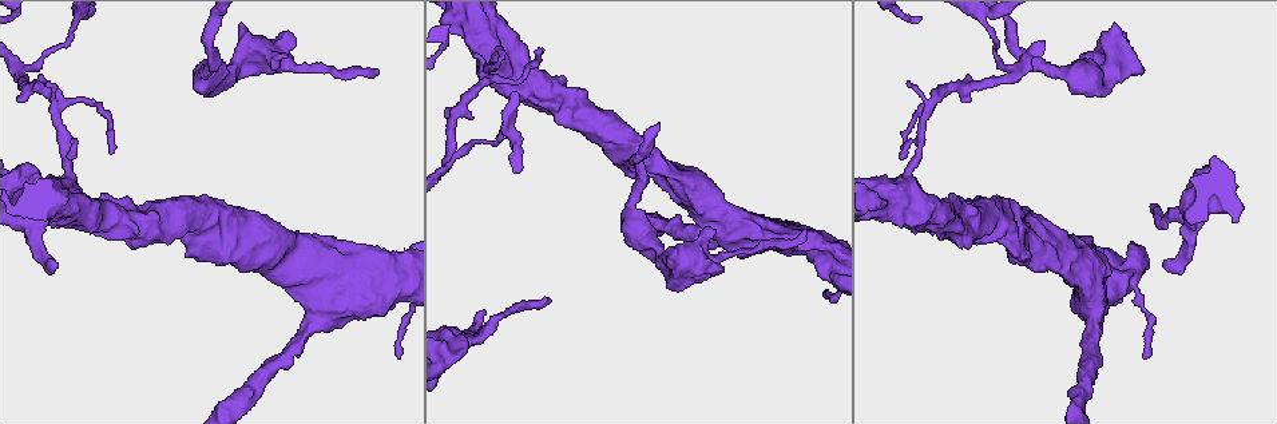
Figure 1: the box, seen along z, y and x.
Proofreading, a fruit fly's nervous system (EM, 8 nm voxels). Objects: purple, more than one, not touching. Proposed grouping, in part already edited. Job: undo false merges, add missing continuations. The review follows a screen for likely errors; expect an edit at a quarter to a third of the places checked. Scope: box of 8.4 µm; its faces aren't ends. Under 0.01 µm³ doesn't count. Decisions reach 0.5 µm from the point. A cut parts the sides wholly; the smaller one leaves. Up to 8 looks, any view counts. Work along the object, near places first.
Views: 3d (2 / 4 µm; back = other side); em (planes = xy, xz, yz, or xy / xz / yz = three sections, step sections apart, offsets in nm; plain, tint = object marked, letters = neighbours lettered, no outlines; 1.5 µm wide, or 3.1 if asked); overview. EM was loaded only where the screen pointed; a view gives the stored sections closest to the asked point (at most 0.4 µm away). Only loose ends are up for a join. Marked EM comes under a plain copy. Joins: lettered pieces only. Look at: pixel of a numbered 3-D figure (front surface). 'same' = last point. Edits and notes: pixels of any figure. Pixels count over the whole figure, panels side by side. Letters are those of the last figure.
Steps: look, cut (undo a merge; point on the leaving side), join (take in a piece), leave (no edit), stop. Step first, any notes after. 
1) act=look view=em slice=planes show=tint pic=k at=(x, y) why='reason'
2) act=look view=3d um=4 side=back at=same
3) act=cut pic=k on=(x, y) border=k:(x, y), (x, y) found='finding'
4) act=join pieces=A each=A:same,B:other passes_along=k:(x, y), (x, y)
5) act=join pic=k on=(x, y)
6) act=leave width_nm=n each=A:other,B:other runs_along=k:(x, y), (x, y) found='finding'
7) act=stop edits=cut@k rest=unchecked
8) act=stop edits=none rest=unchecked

act=look view=em slice=planes show=letters pic=1 at=(484, 310) why='free end'

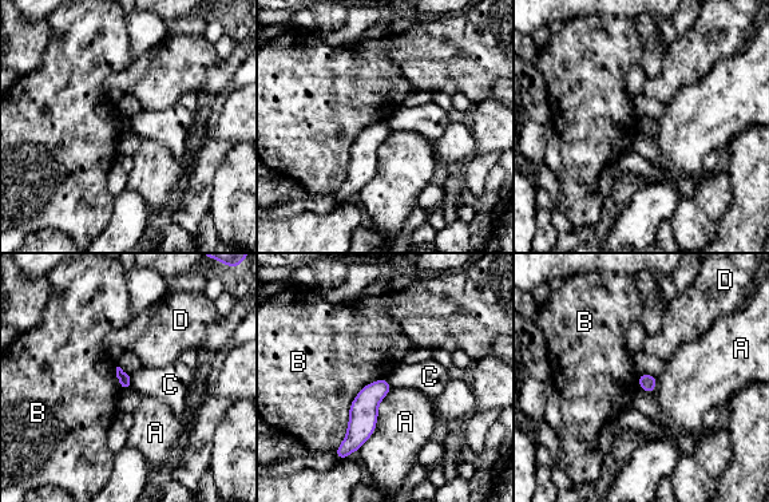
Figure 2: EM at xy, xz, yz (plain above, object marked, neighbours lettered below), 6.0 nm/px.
act=leave each=A:other,B:other,C:other,D:other runs_along=2:(383, 382), (344, 450) found='no lettered piece goes on from it'

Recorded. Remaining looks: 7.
act=look view=em slice=yz step=8 show=letters pic=1 at=(987, 27) why='sudden change in width'

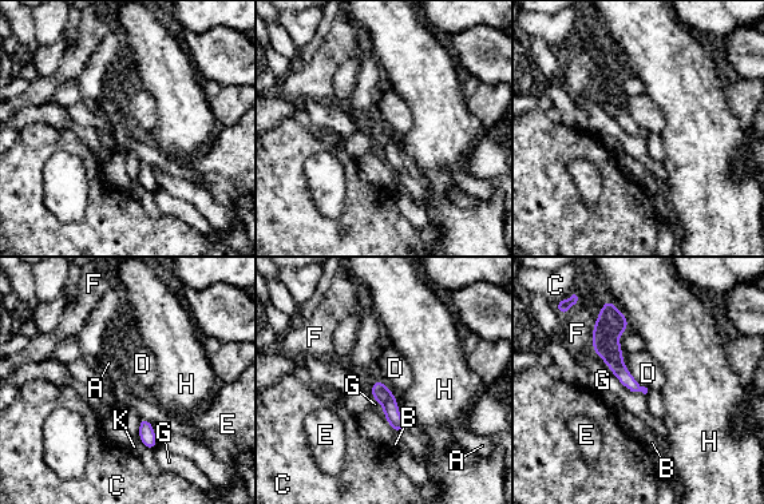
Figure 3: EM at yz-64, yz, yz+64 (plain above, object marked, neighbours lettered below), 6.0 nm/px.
act=cut pic=3 on=(380, 393) each=A:other,B:other,C:other,D:other,E:other,F:other,G:other,H:other,K:other found='two neurons meet here'

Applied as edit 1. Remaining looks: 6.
act=stop edits=cut@3 rest=unchecked

